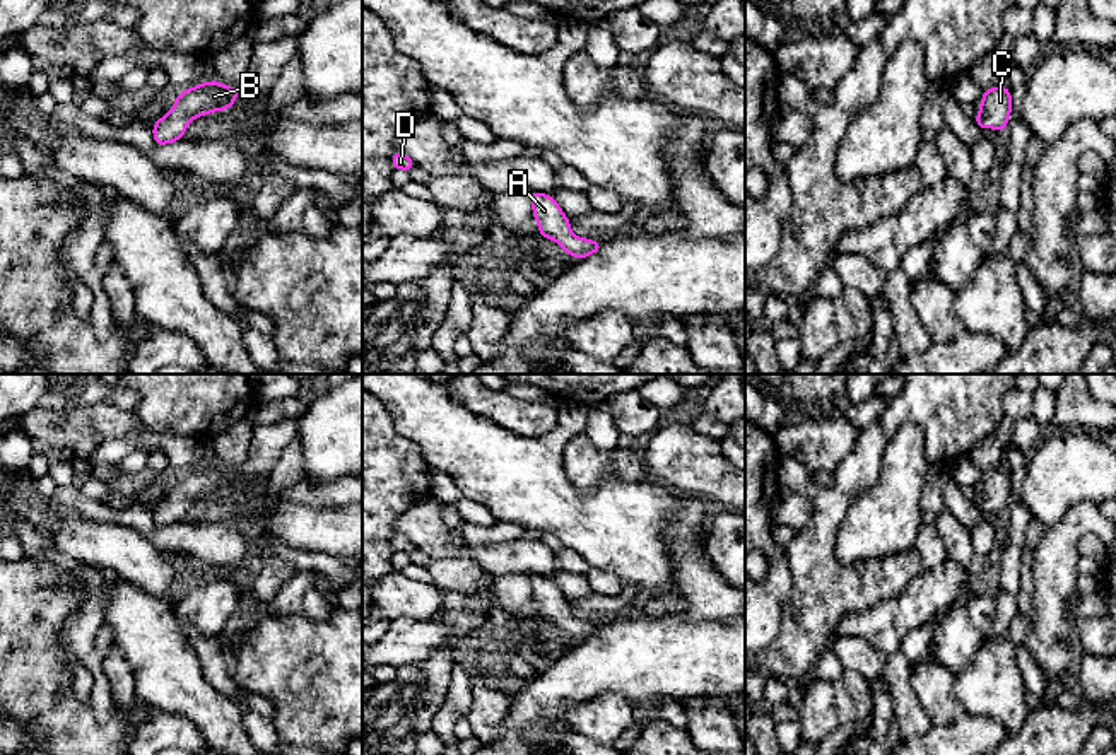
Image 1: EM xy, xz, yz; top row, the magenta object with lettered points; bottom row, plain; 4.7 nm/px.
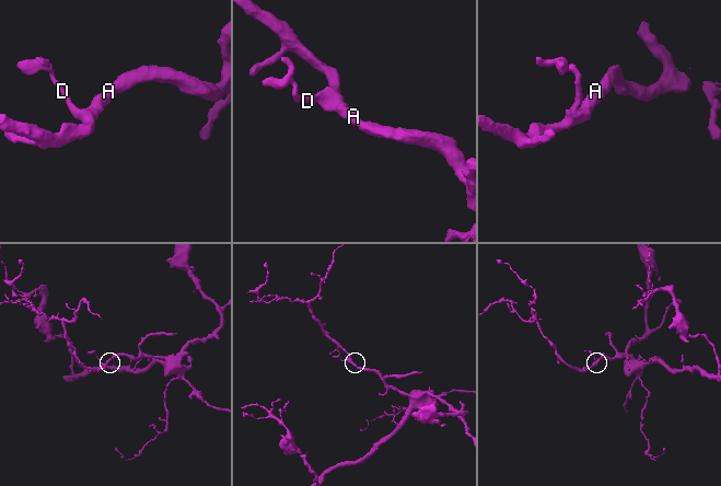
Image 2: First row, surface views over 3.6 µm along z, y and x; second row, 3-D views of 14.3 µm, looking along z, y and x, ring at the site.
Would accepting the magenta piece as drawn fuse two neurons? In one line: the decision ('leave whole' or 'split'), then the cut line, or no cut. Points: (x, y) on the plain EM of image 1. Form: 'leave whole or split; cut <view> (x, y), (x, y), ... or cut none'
leave whole; cut none

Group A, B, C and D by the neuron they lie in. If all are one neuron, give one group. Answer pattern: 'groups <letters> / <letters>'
groups A B C D

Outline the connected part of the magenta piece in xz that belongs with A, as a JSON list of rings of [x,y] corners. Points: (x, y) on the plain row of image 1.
[[[530,574],[530,581],[540,618],[561,627],[562,634],[576,642],[583,642],[602,632],[603,625],[571,617],[571,603],[550,577]]]

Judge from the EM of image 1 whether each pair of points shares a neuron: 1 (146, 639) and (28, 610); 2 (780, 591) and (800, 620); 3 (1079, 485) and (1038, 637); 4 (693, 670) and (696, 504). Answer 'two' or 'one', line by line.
1: two
2: two
3: two
4: two

